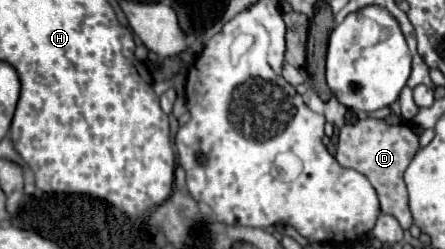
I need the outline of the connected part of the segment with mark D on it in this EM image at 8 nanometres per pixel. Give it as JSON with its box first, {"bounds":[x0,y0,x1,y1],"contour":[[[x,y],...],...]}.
{"bounds":[335,118,419,228],"contour":[[[367,118],[367,120],[359,120],[353,126],[347,124],[341,128],[339,146],[335,154],[337,162],[343,168],[353,168],[369,178],[369,182],[373,184],[379,196],[381,214],[389,214],[397,218],[403,228],[409,228],[413,224],[409,204],[407,204],[407,188],[403,182],[403,172],[407,170],[409,162],[417,154],[417,144],[419,144],[419,138],[413,128],[405,124],[393,126],[393,124],[385,124],[383,120]]]}

